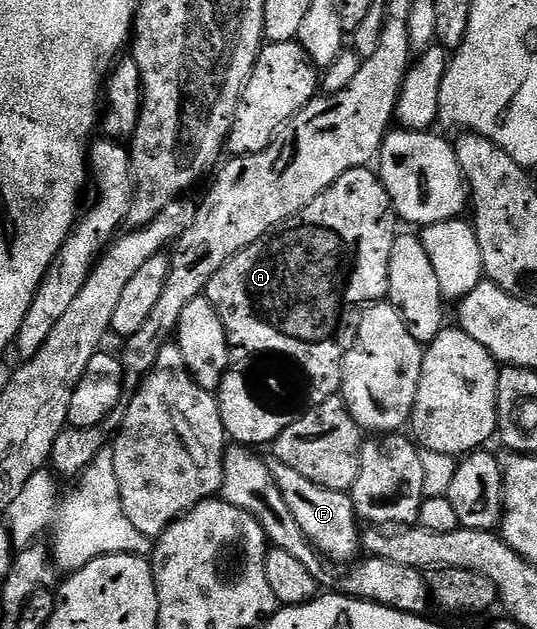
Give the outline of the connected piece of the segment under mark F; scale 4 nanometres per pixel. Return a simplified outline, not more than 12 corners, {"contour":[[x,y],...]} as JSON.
{"contour":[[267,460],[285,506],[328,561],[360,555],[348,493]]}

